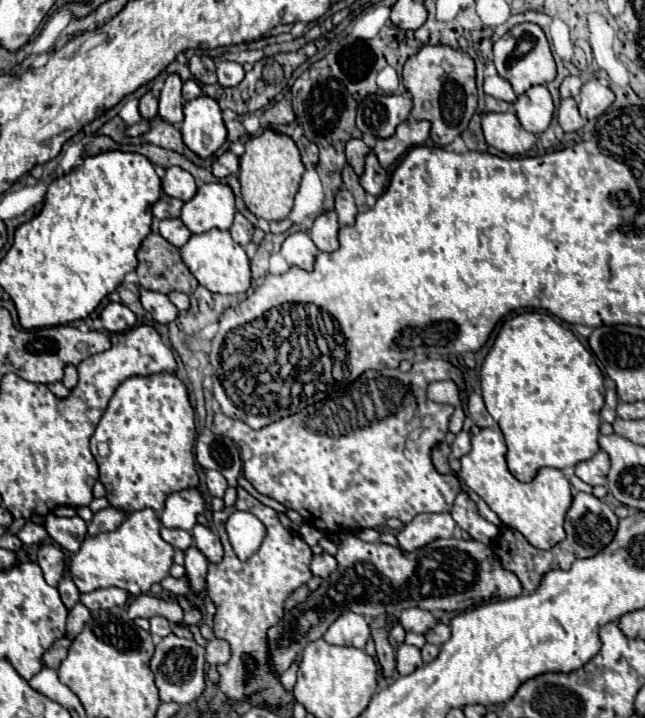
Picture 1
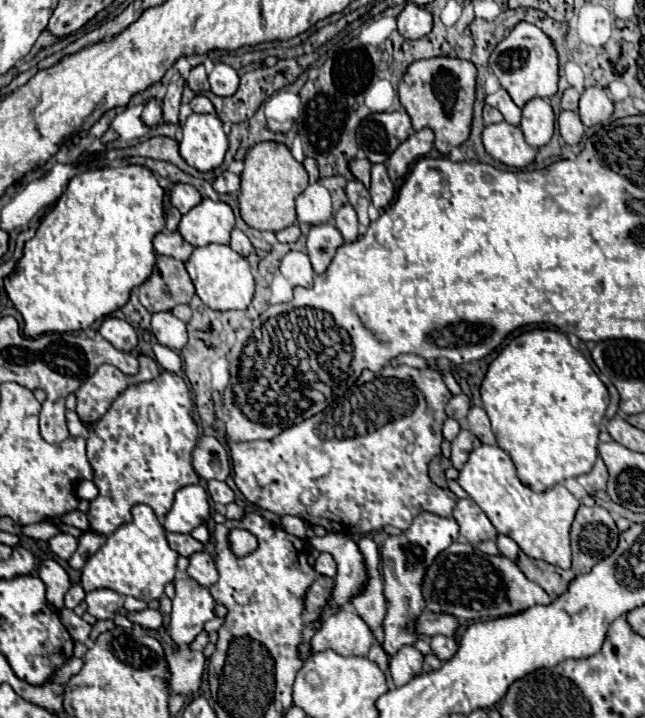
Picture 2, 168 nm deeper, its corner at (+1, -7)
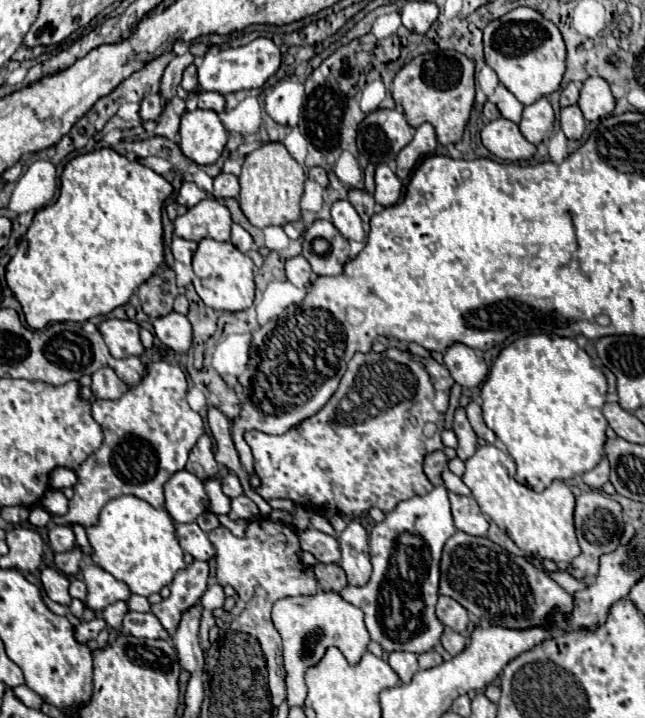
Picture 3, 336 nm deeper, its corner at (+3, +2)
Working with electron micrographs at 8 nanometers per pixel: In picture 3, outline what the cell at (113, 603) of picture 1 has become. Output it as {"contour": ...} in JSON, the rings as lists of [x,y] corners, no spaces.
{"contour":[[[88,565],[84,571],[84,583],[88,587],[88,595],[86,595],[86,605],[96,611],[102,613],[108,605],[116,603],[116,601],[126,601],[130,597],[128,585],[114,579],[110,573],[106,573],[104,569],[96,567],[96,565]]]}

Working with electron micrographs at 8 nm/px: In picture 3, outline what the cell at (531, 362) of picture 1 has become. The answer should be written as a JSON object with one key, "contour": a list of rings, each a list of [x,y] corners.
{"contour":[[[536,333],[516,339],[494,359],[490,373],[482,383],[480,397],[486,425],[506,445],[508,453],[516,461],[516,481],[532,487],[534,491],[546,489],[554,479],[570,479],[590,471],[604,455],[604,431],[608,427],[602,415],[606,401],[606,377],[572,337]]]}

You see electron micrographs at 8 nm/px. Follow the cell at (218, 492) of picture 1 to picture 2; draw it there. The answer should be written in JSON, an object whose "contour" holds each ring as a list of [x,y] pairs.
{"contour":[[[210,480],[208,482],[208,492],[214,498],[214,502],[220,502],[220,504],[230,504],[230,502],[236,500],[230,486],[226,482],[220,482],[220,480]]]}

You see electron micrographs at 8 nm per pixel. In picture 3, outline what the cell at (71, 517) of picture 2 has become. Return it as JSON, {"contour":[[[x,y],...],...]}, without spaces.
{"contour":[[[36,505],[30,509],[30,523],[34,527],[46,527],[48,521],[50,521],[50,513],[44,505]]]}

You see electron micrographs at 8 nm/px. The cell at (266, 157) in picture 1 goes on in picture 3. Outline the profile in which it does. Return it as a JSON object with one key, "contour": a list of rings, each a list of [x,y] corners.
{"contour":[[[262,143],[250,155],[244,157],[242,173],[240,173],[240,207],[248,221],[256,227],[268,225],[286,225],[300,219],[300,197],[304,191],[306,173],[304,167],[290,157],[288,149],[278,143]]]}

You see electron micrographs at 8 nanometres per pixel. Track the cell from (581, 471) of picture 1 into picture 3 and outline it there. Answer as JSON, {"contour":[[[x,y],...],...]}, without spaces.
{"contour":[[[602,457],[600,463],[598,463],[592,471],[586,471],[586,473],[582,475],[582,481],[584,481],[586,485],[590,485],[592,489],[600,489],[600,487],[608,481],[608,469],[610,469],[608,459]]]}

